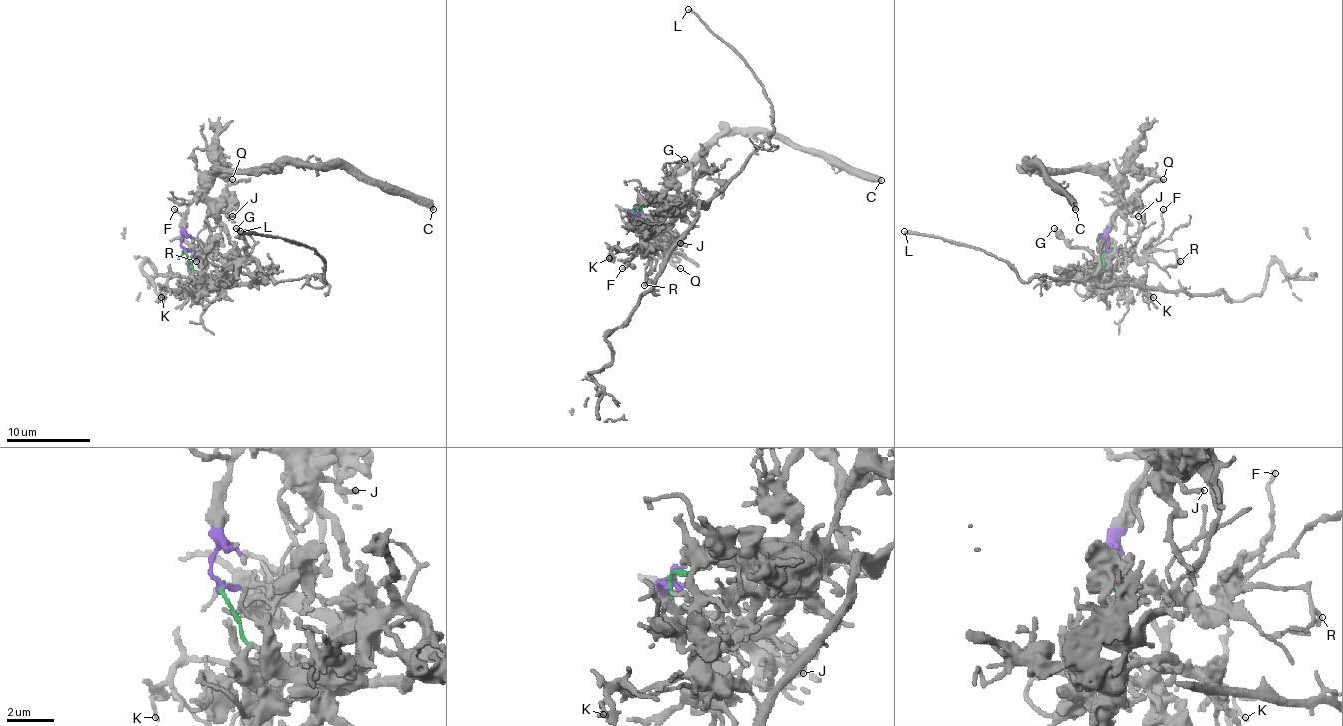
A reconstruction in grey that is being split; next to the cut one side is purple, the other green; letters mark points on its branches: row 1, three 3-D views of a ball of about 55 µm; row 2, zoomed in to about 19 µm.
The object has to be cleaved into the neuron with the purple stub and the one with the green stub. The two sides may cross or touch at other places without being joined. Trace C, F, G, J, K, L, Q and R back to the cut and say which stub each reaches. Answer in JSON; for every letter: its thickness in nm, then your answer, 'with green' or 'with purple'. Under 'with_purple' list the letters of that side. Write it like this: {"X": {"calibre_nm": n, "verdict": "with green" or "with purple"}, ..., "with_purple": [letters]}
{"C": {"calibre_nm": 440, "verdict": "with purple"}, "F": {"calibre_nm": 130, "verdict": "with green"}, "G": {"calibre_nm": 220, "verdict": "with green"}, "J": {"calibre_nm": 180, "verdict": "with purple"}, "K": {"calibre_nm": 140, "verdict": "with green"}, "L": {"calibre_nm": 200, "verdict": "with green"}, "Q": {"calibre_nm": 190, "verdict": "with purple"}, "R": {"calibre_nm": 130, "verdict": "with green"}, "with_purple": ["C", "J", "Q"]}

